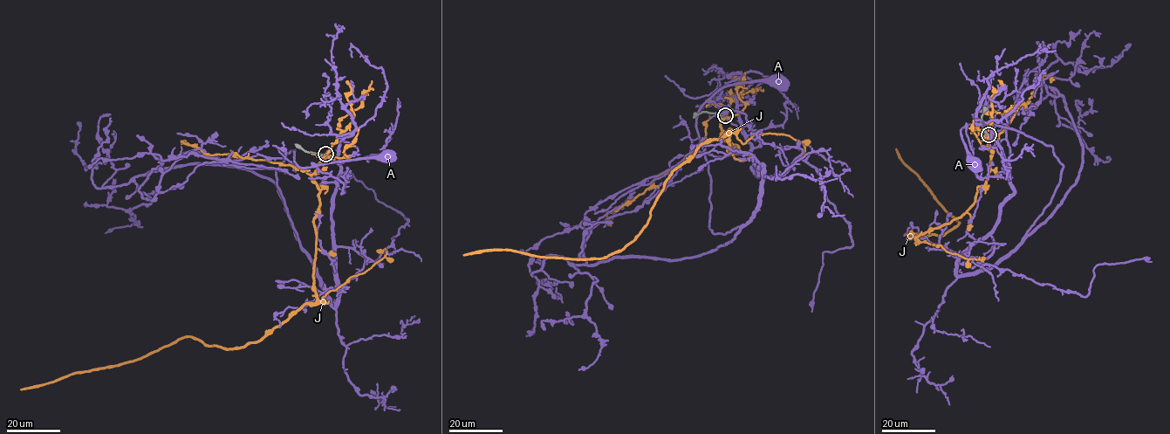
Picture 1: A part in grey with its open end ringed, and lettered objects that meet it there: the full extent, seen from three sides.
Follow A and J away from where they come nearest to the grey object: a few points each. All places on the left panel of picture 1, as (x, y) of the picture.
A: (324, 154), (339, 164), (341, 172), (350, 175), (342, 192), (343, 183), (314, 166), (384, 154), (386, 156)
J: (323, 155), (311, 175), (319, 193), (313, 219), (314, 303), (237, 347), (181, 338), (133, 361), (20, 389)

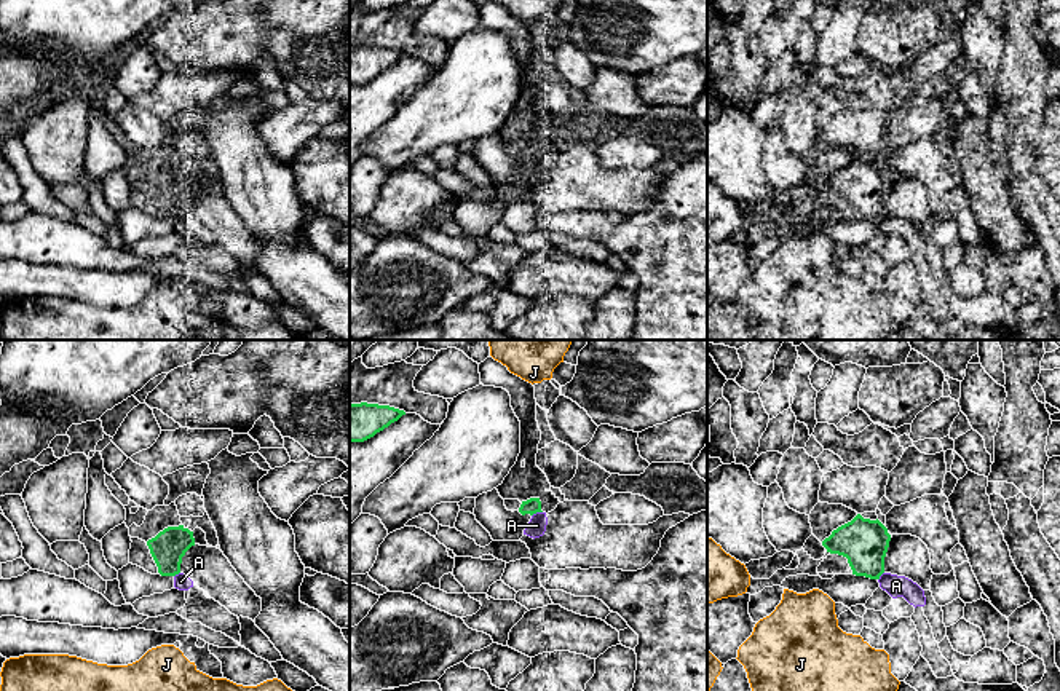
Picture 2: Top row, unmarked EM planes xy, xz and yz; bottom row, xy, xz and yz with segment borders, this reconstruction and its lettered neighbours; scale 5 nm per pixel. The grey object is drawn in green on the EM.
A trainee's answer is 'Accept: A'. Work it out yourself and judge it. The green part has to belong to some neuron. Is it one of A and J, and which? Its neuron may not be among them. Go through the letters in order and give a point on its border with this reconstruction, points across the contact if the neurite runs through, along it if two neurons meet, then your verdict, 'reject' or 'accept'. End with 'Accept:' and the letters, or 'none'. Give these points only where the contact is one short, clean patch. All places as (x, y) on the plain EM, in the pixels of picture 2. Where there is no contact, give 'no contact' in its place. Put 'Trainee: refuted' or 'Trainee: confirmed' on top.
Trainee: refuted
A: contact xz (537, 153); reject
J: no contact; reject
Accept: none

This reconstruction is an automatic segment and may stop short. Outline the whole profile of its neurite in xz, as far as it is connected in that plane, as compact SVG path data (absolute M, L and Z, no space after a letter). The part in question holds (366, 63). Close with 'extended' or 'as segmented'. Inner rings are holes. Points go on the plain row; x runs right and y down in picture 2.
M350 46L350 85L364 85L398 64L404 53L378 46Z; as segmented

